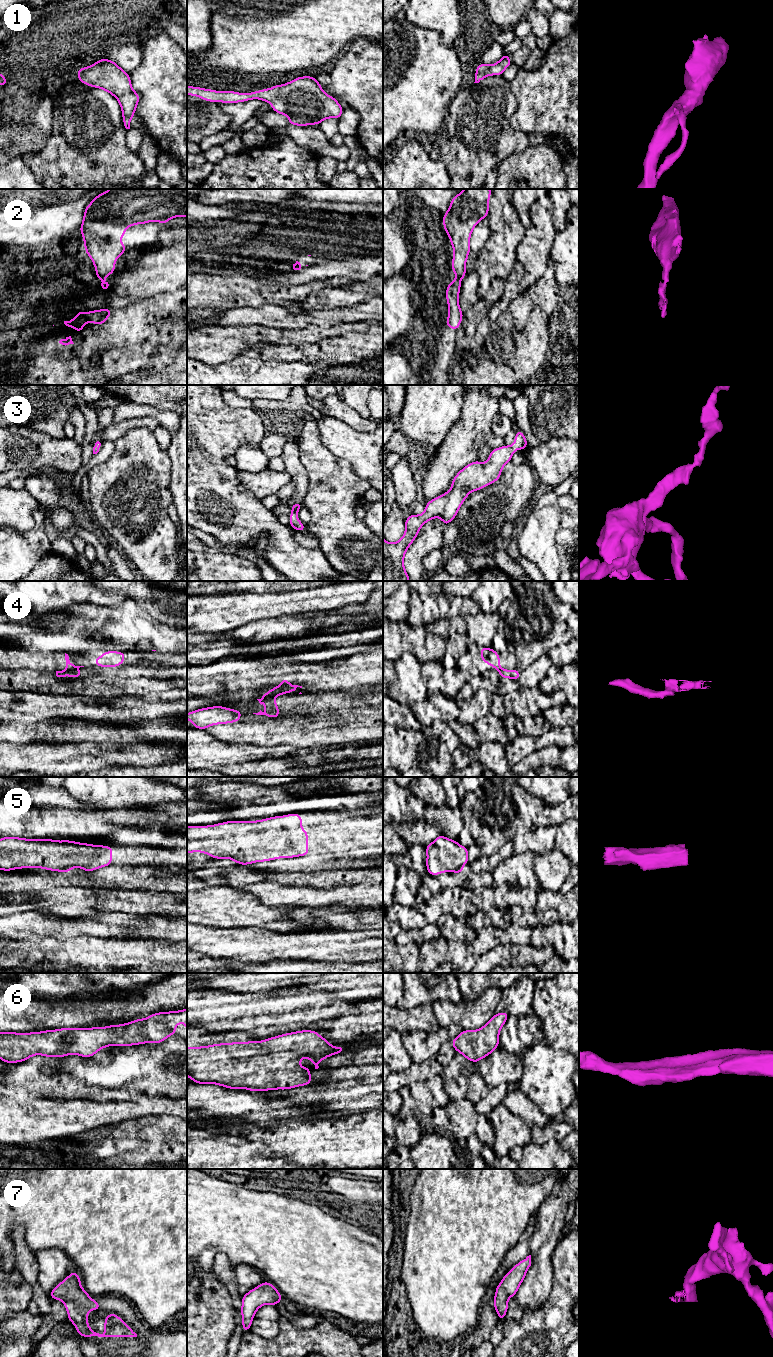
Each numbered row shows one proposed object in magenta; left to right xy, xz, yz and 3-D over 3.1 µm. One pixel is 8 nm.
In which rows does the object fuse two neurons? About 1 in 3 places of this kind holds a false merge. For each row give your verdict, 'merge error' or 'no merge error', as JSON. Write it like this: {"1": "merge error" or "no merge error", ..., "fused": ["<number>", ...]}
{"1": "no merge error", "2": "no merge error", "3": "no merge error", "4": "merge error", "5": "no merge error", "6": "no merge error", "7": "no merge error", "fused": ["4"]}

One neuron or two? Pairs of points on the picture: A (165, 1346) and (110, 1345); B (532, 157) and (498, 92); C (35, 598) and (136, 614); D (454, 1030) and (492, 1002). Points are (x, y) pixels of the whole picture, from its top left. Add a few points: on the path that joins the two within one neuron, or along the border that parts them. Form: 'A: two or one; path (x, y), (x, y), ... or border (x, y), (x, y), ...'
A: one; path (151, 1339), (146, 1334), (124, 1334)
B: two; border (529, 145), (524, 150), (513, 152), (506, 158)
C: two; border (99, 605), (73, 604), (54, 612)
D: two; border (459, 1023), (463, 1029)

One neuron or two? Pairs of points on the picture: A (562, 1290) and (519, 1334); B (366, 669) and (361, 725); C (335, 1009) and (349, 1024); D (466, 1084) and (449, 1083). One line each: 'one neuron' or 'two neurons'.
A: one neuron
B: two neurons
C: two neurons
D: one neuron

